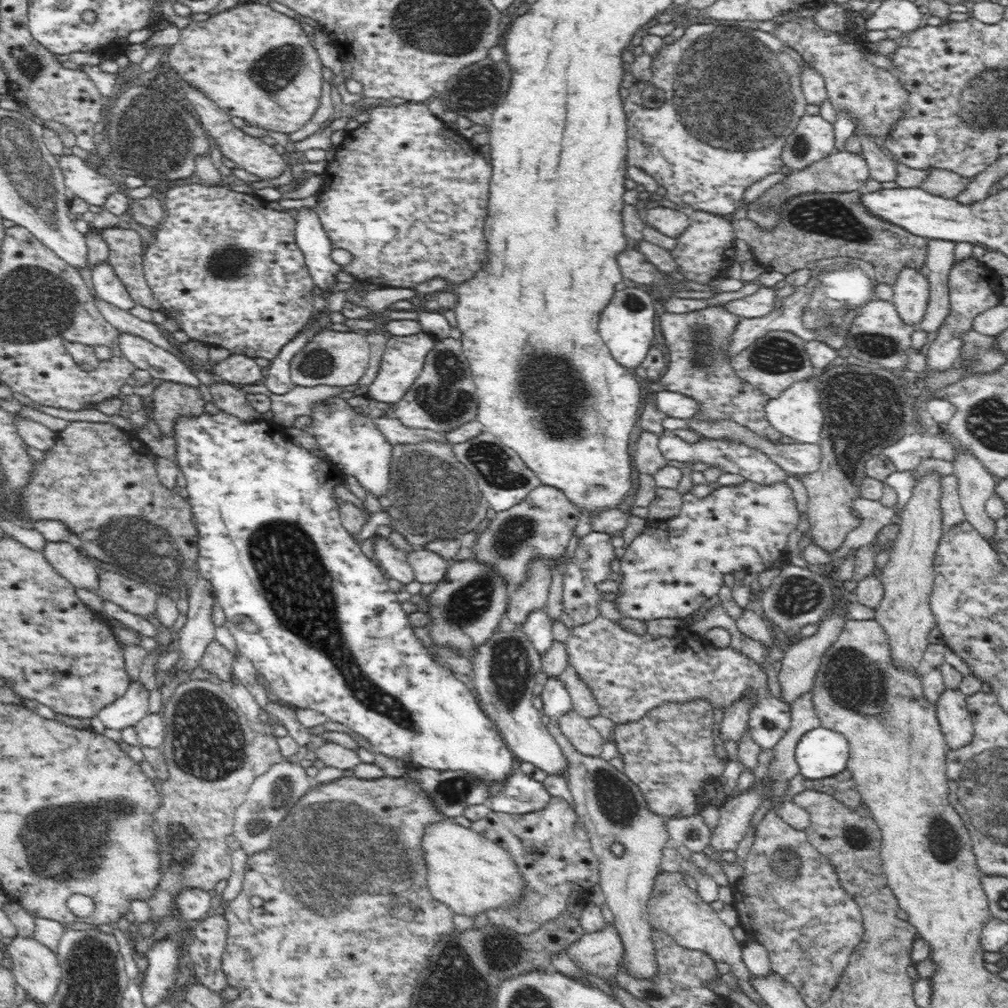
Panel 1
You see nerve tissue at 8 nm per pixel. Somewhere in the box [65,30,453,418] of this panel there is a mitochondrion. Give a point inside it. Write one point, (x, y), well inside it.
(150, 133)

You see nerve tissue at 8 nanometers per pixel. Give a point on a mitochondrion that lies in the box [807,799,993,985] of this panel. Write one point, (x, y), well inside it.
(943, 844)

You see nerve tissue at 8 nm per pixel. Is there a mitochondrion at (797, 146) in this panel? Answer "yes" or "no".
yes

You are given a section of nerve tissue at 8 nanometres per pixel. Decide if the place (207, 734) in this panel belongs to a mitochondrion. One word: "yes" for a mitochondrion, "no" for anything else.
yes

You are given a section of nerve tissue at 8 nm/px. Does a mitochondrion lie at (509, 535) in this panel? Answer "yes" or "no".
yes

